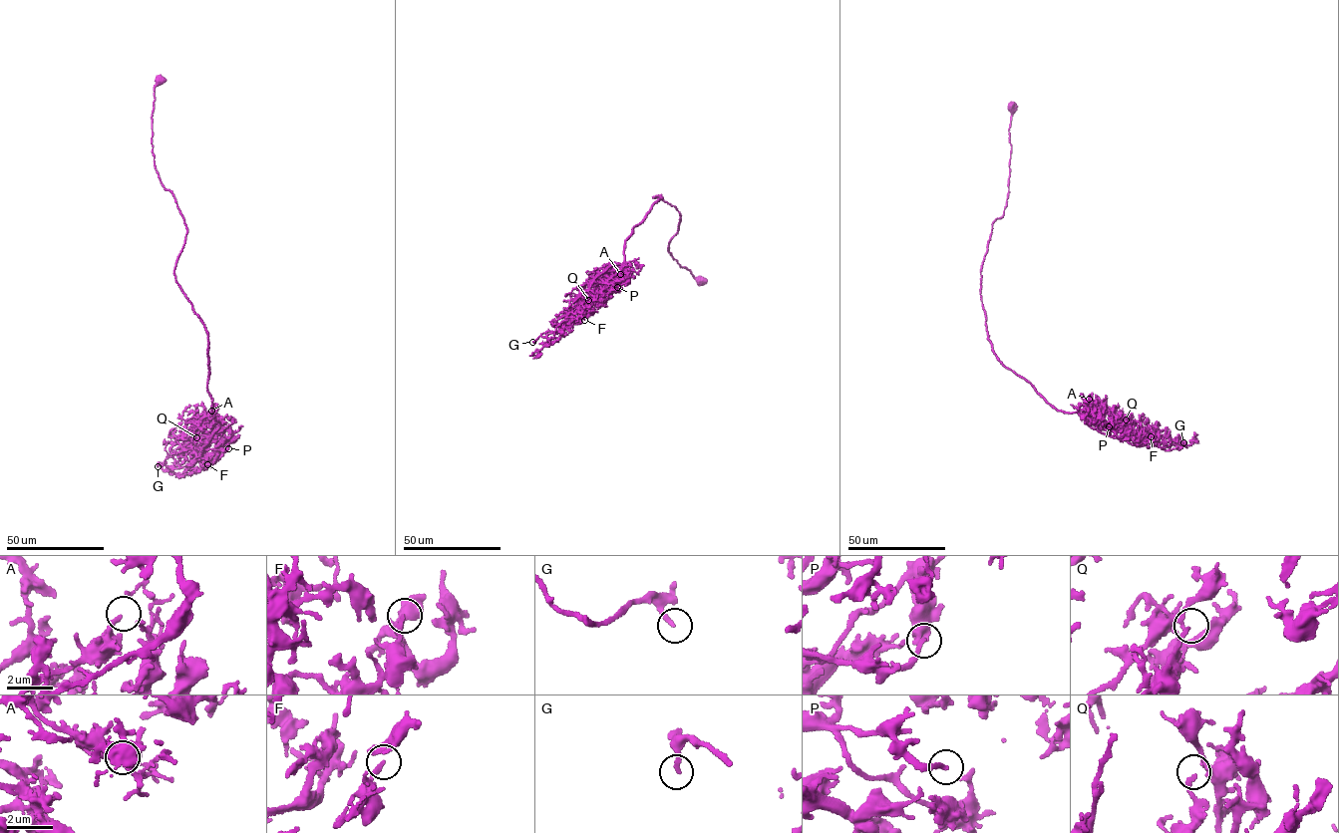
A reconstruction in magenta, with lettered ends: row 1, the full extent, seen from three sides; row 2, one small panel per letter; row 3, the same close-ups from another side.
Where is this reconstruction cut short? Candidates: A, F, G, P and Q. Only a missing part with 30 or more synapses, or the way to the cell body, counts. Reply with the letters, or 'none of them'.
P

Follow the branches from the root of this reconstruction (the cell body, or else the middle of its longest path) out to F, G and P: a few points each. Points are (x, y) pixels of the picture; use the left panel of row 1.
F: (160, 79), (155, 166), (187, 229), (174, 278), (207, 334), (207, 388), (219, 424), (202, 448), (207, 464)
G: (160, 79), (155, 166), (187, 229), (174, 278), (207, 334), (207, 388), (219, 424), (184, 477), (158, 466)
P: (160, 79), (155, 166), (187, 229), (174, 278), (207, 334), (207, 388), (219, 424), (202, 448), (228, 448)

